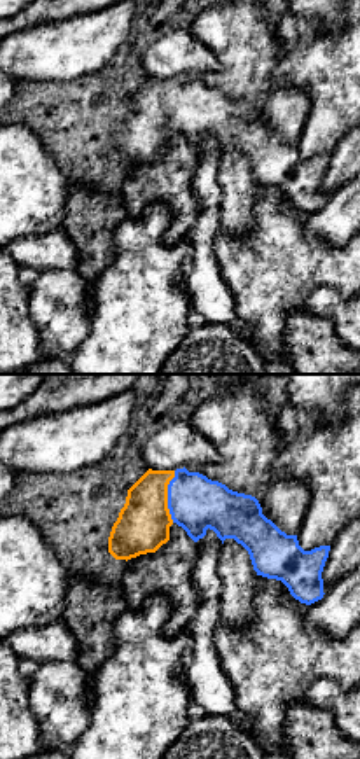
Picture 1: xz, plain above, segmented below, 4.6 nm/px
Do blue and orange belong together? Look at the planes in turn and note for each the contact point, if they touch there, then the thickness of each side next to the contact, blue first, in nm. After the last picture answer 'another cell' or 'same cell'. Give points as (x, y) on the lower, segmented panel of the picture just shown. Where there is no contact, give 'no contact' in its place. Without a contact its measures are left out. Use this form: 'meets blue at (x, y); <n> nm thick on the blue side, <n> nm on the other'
meets blue at (168, 497); 260 nm thick on the blue side, 240 nm on the other

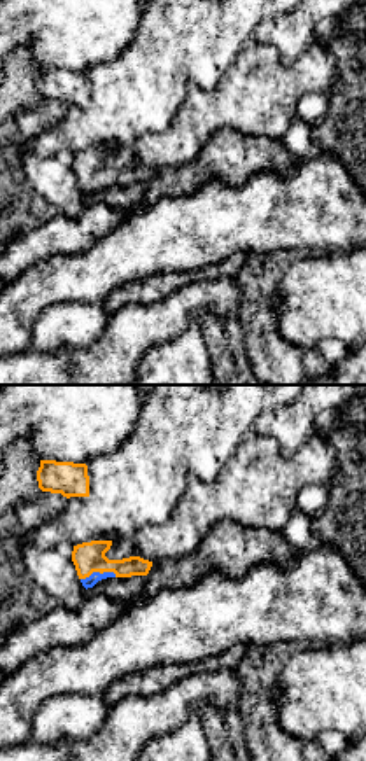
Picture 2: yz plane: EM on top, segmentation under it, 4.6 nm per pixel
meets blue at (98, 572); 50 nm thick on the blue side, 140 nm on the other

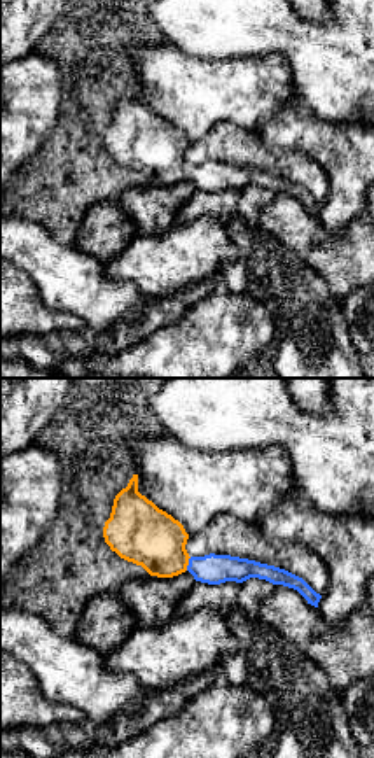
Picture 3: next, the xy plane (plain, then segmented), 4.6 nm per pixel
meets blue at (189, 564); 140 nm thick on the blue side, 280 nm on the other

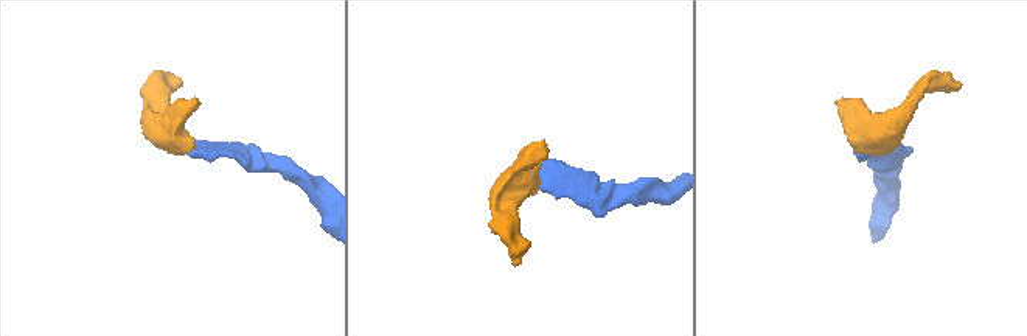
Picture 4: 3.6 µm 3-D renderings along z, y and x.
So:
same cell

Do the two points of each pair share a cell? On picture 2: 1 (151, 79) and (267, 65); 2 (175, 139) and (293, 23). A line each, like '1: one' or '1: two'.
1: two
2: two

